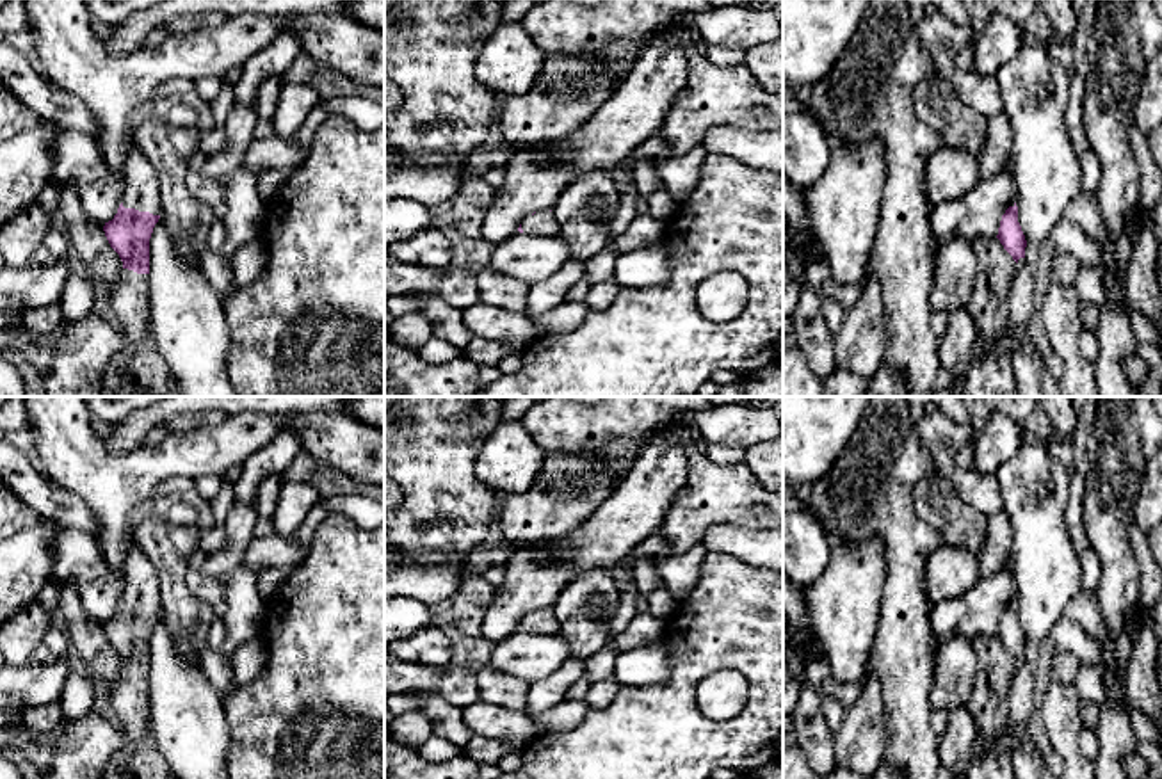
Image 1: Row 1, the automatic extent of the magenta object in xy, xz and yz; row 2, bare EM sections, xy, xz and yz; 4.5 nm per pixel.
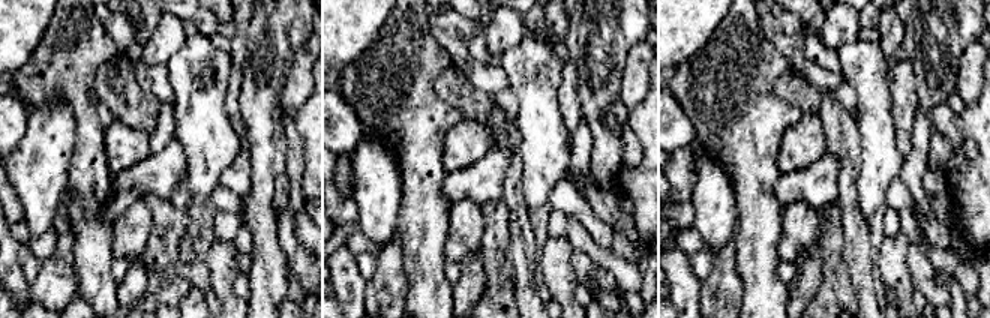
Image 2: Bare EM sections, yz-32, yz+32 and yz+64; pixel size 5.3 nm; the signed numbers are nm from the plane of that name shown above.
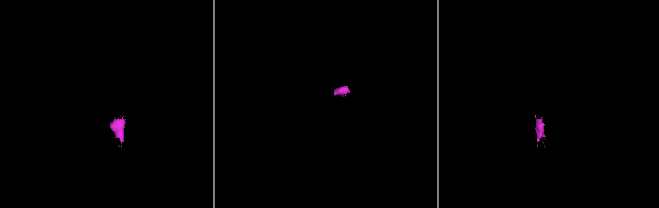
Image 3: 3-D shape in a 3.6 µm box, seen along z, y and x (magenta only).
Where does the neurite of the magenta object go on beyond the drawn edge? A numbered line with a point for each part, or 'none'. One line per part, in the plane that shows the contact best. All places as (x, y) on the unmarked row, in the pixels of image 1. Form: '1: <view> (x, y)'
1: xy (143, 589)
2: xy (130, 694)

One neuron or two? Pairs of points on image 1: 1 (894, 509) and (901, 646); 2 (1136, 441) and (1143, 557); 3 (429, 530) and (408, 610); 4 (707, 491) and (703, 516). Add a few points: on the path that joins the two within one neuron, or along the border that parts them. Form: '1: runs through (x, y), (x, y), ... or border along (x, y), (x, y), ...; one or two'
1: runs through (904, 543), (904, 612); one
2: border along (1132, 522), (1129, 543), (1139, 566); two
3: border along (403, 594), (420, 600), (429, 607); two
4: runs through (709, 497), (709, 505), (703, 511); one

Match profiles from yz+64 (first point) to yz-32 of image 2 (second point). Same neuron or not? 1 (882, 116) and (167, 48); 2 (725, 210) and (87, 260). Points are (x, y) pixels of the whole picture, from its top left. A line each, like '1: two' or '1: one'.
1: two
2: two

